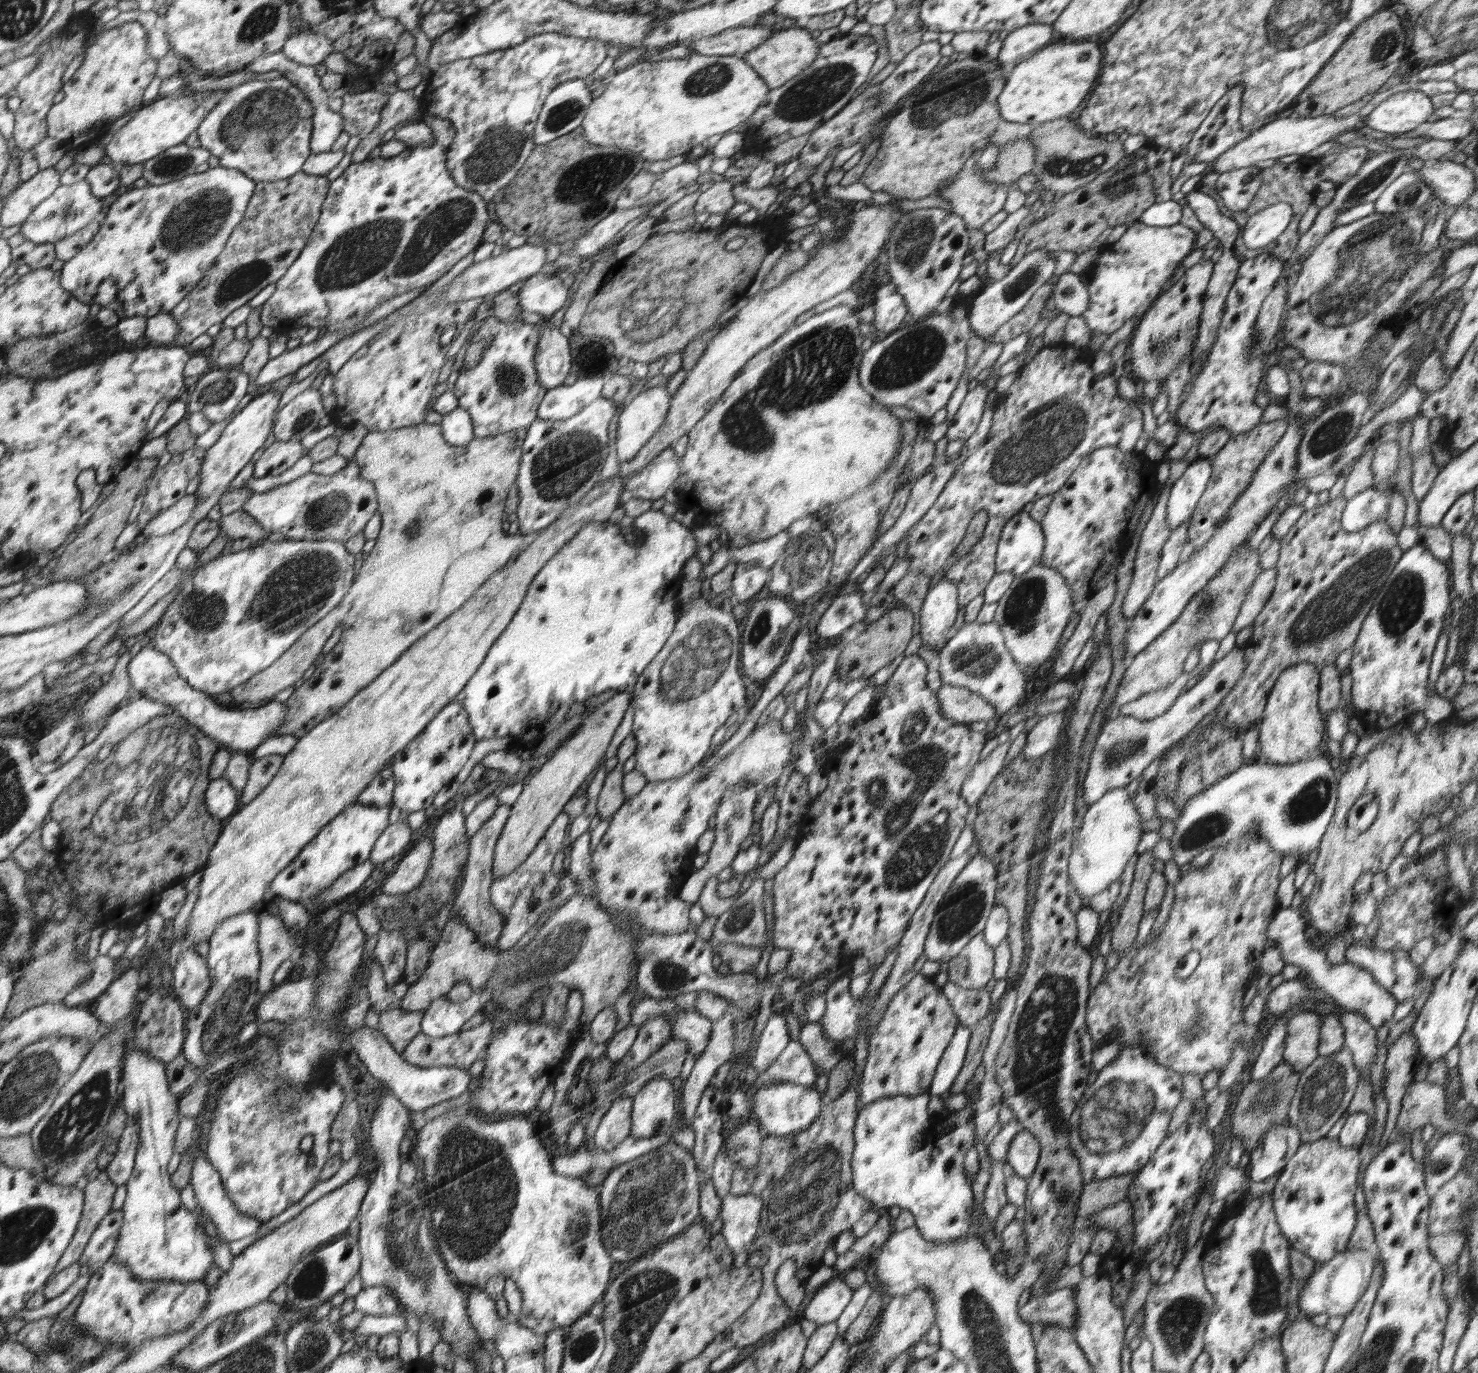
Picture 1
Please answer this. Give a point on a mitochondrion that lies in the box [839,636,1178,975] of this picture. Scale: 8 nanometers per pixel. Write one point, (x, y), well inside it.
(902, 869)

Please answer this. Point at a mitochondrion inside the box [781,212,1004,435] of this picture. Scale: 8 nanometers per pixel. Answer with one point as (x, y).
(912, 357)

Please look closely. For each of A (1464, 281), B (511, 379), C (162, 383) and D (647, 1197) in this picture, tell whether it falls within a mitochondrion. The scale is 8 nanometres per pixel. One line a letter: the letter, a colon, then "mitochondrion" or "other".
A: other
B: mitochondrion
C: other
D: mitochondrion

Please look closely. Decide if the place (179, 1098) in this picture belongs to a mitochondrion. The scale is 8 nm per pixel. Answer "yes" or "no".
no

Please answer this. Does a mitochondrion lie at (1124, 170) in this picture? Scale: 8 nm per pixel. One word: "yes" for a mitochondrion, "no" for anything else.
yes

